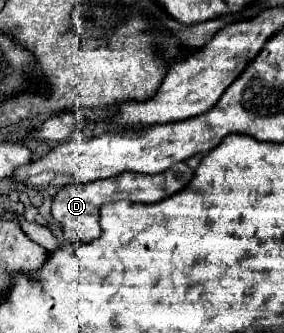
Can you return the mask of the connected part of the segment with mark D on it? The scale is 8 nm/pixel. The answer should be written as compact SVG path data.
M177 163L175 167L157 173L157 175L141 175L141 173L121 173L117 177L109 179L99 179L91 183L79 183L79 185L65 185L55 197L53 197L53 217L63 225L65 239L69 243L91 243L95 237L101 235L101 225L99 225L99 211L105 203L119 201L119 199L129 199L133 203L157 203L173 193L181 191L187 187L191 181L193 171L187 167L187 163Z

